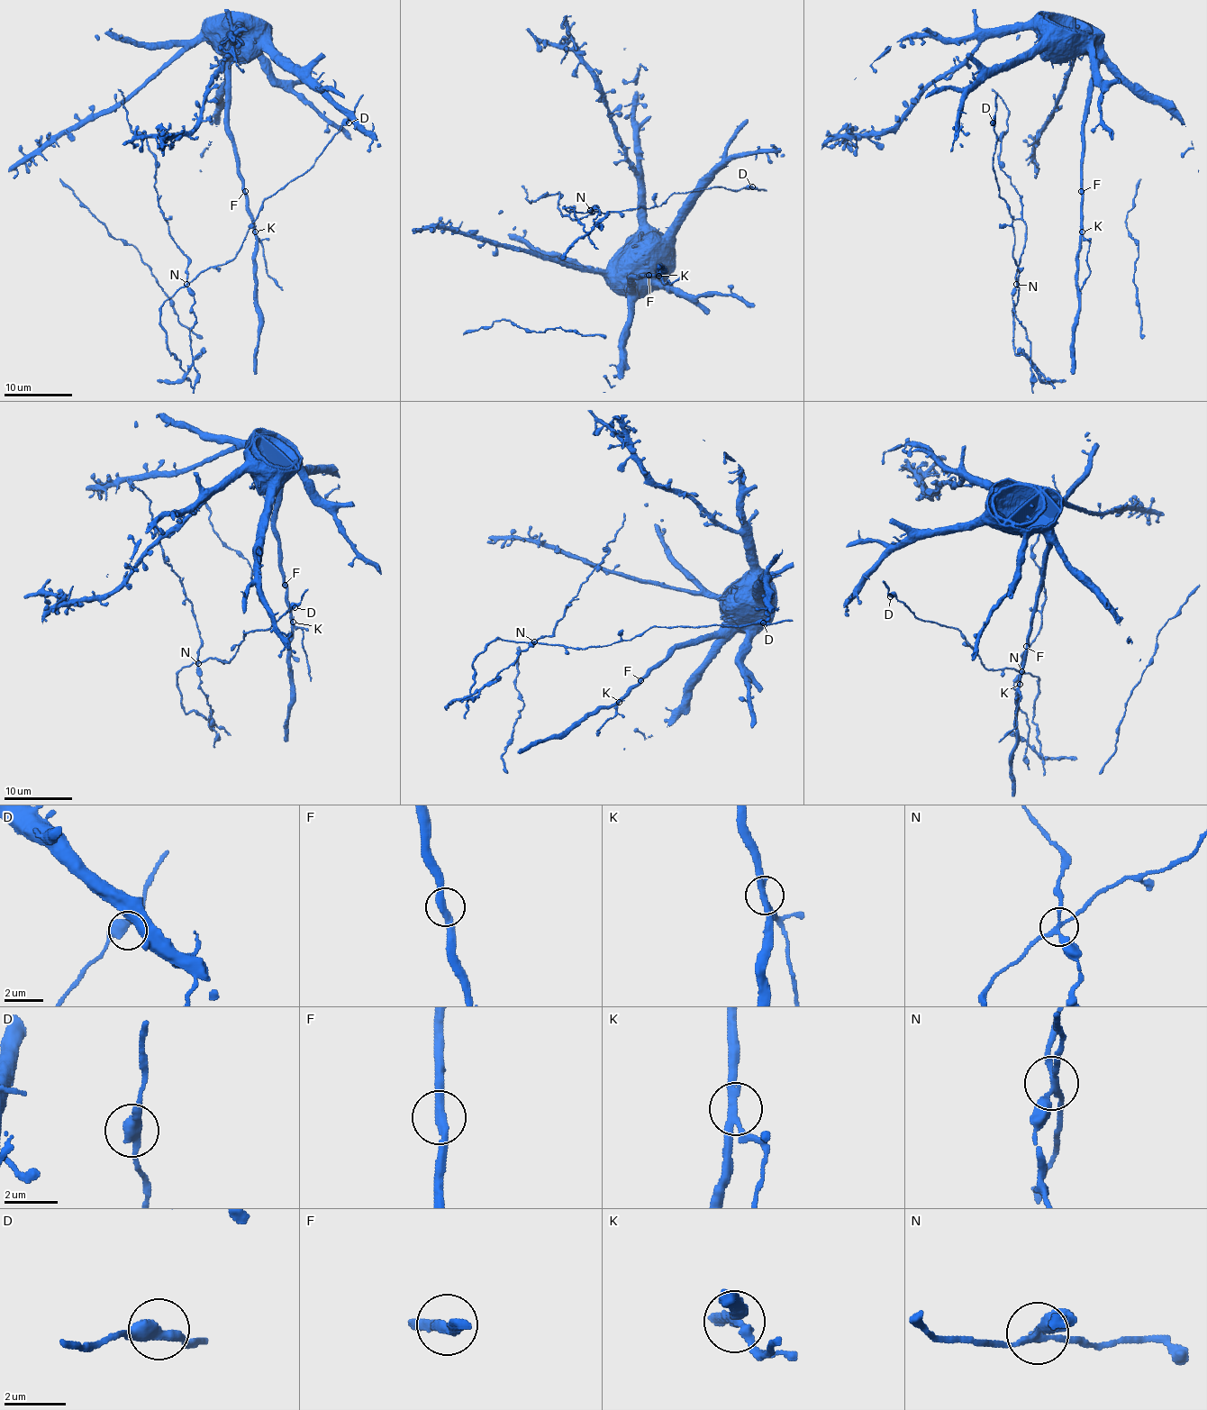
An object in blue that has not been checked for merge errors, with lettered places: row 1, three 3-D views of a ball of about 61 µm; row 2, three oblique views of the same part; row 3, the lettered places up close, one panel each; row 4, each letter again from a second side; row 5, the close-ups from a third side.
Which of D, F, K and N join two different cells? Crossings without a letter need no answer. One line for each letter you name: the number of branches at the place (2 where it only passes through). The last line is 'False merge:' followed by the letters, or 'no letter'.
K: branches 2
N: branches 4
False merge: K, N

